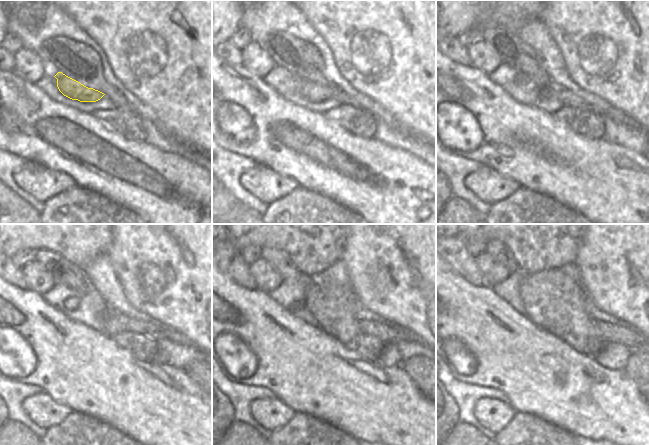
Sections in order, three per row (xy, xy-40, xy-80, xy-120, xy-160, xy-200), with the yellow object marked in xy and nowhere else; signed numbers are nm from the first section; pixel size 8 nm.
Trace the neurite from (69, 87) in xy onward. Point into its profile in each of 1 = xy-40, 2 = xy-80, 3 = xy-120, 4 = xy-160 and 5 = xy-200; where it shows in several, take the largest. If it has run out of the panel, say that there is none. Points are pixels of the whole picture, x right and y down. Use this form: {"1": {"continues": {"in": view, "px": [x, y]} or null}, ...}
{"1": {"continues": {"in": "xy-40", "px": [313, 92]}}, "2": {"continues": {"in": "xy-80", "px": [567, 98]}}, "3": {"continues": {"in": "xy-120", "px": [137, 326]}}, "4": {"continues": {"in": "xy-160", "px": [385, 332]}}, "5": {"continues": {"in": "xy-200", "px": [608, 332]}}}

